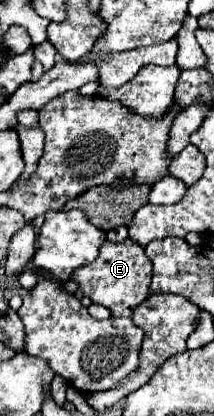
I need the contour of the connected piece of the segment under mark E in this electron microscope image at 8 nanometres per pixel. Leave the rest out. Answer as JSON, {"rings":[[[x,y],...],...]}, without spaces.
{"rings":[[[127,239],[123,243],[105,241],[99,249],[97,261],[75,271],[73,279],[79,283],[81,291],[93,301],[111,311],[113,317],[131,317],[135,307],[139,307],[149,297],[151,283],[151,261],[145,255],[145,249],[135,241]]]}

